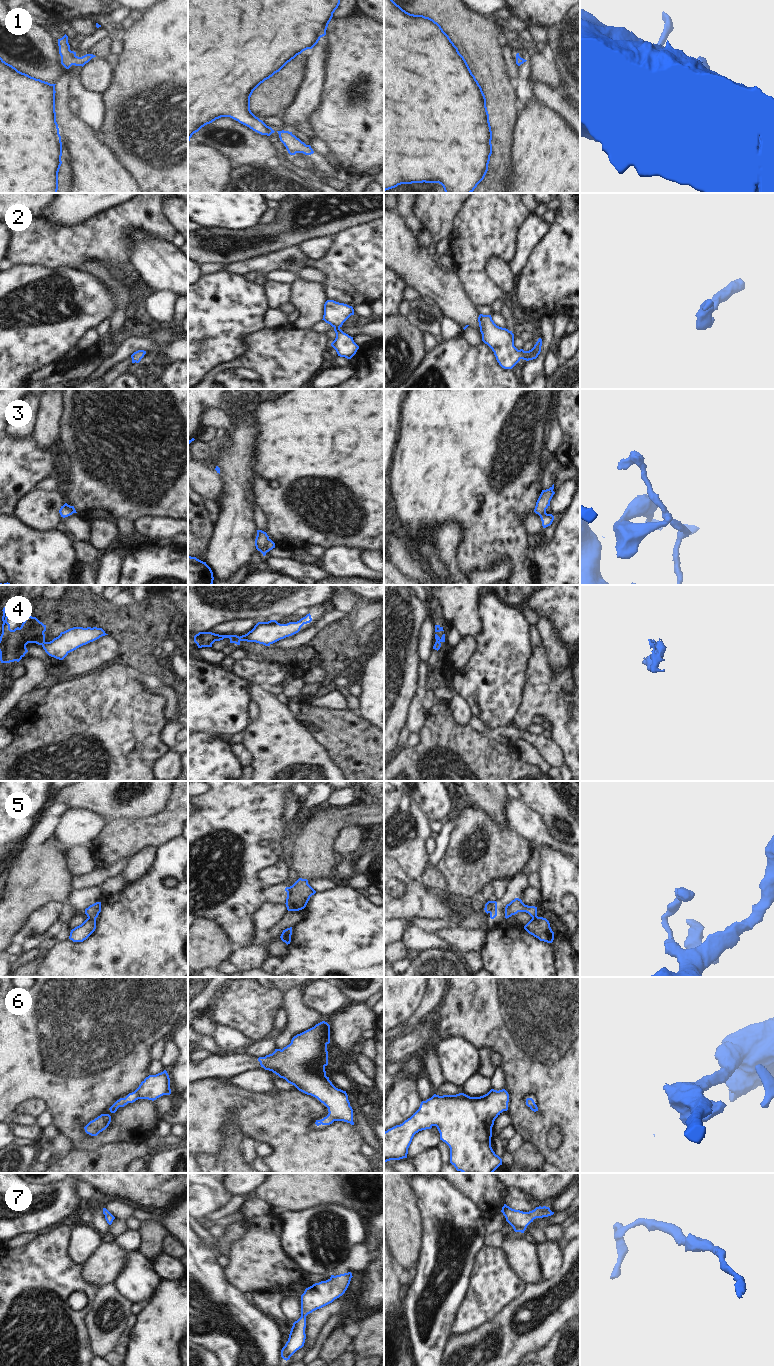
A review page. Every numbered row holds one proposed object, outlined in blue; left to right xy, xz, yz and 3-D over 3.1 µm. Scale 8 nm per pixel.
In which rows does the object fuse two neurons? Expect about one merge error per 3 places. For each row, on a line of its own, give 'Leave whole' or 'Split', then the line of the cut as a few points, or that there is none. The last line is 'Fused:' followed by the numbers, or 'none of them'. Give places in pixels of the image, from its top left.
1: Leave whole. No split
2: Leave whole. No split
3: Split. Split along xz (269, 539), (266, 551)
4: Leave whole. No split
5: Split. Split along xy (88, 917), (95, 919)
6: Leave whole. No split
7: Leave whole. No split
Fused: 3, 5.

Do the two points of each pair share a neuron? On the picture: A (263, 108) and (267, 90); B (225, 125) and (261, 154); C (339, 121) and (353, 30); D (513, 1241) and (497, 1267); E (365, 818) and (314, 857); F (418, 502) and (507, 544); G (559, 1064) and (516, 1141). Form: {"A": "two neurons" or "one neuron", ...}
{"A": "one neuron", "B": "one neuron", "C": "one neuron", "D": "two neurons", "E": "one neuron", "F": "one neuron", "G": "two neurons"}

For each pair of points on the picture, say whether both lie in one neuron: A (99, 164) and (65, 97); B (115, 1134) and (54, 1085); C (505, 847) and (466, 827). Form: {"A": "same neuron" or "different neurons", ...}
{"A": "same neuron", "B": "same neuron", "C": "same neuron"}

